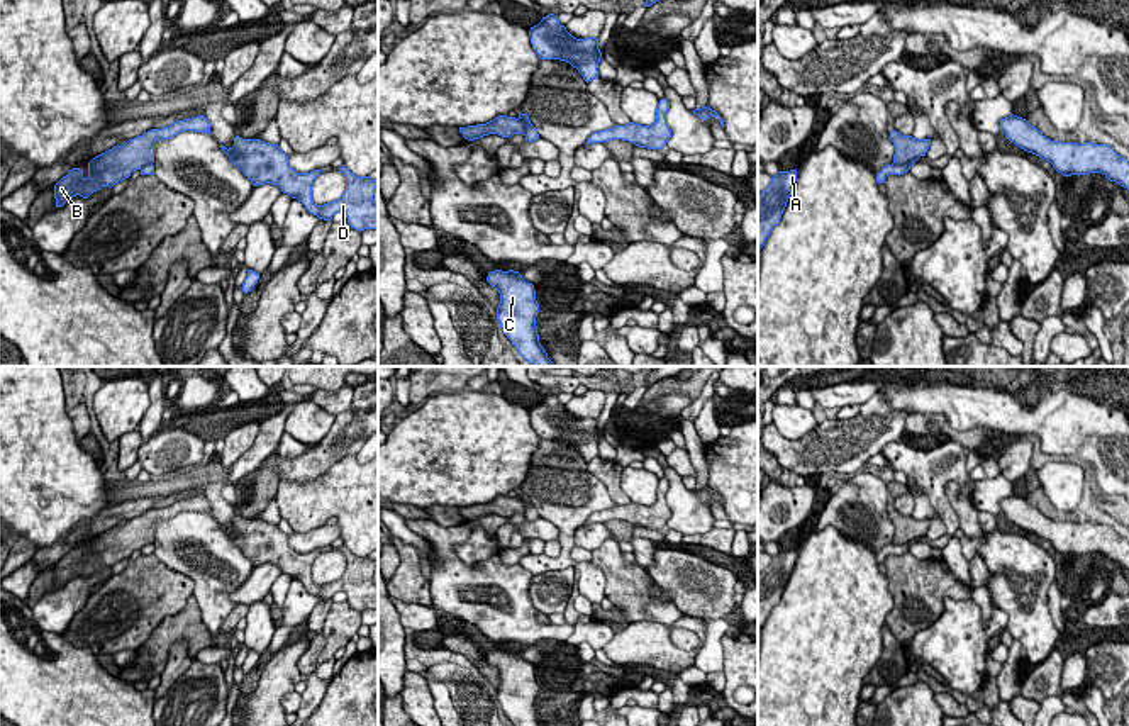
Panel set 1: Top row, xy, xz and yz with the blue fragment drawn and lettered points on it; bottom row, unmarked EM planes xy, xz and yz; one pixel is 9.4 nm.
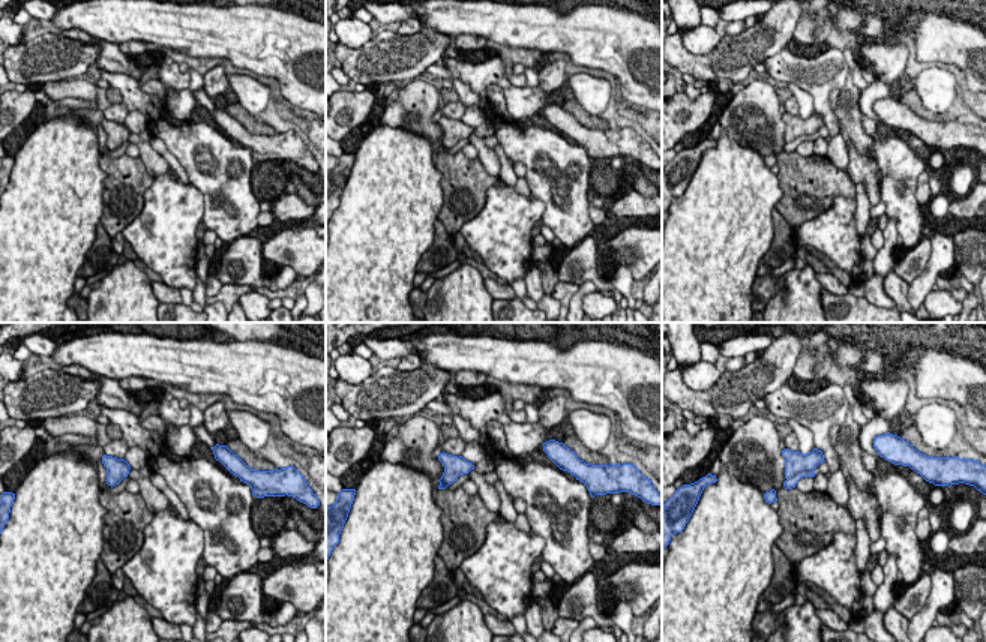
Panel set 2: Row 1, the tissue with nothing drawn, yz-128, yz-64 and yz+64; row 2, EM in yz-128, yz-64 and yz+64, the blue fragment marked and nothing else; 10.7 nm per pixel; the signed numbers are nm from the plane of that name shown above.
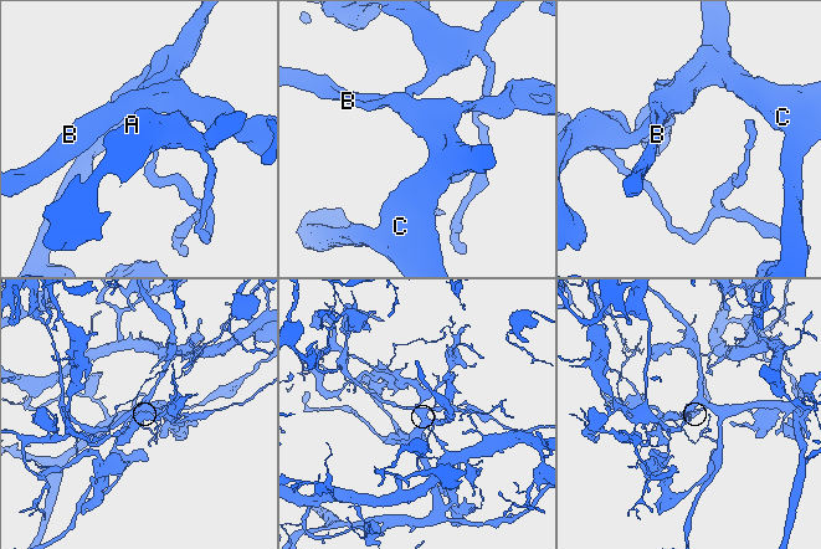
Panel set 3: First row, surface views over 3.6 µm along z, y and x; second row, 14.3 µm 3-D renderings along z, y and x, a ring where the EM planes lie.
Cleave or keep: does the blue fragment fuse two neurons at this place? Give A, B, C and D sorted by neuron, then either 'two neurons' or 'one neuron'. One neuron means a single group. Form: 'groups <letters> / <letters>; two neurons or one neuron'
groups A / B C D; two neurons

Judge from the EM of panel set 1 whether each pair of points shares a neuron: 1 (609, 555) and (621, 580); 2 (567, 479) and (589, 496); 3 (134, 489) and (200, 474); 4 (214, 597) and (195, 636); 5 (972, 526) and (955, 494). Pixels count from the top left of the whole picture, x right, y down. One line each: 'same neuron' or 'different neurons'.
1: same neuron
2: same neuron
3: same neuron
4: different neurons
5: same neuron

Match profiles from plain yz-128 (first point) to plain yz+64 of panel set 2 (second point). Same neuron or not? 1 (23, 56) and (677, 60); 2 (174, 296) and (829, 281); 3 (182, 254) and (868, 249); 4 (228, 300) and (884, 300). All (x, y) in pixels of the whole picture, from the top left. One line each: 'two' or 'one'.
1: one
2: one
3: two
4: two

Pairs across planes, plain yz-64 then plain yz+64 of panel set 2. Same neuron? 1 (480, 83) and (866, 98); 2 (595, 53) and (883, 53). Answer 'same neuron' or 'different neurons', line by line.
1: same neuron
2: different neurons

